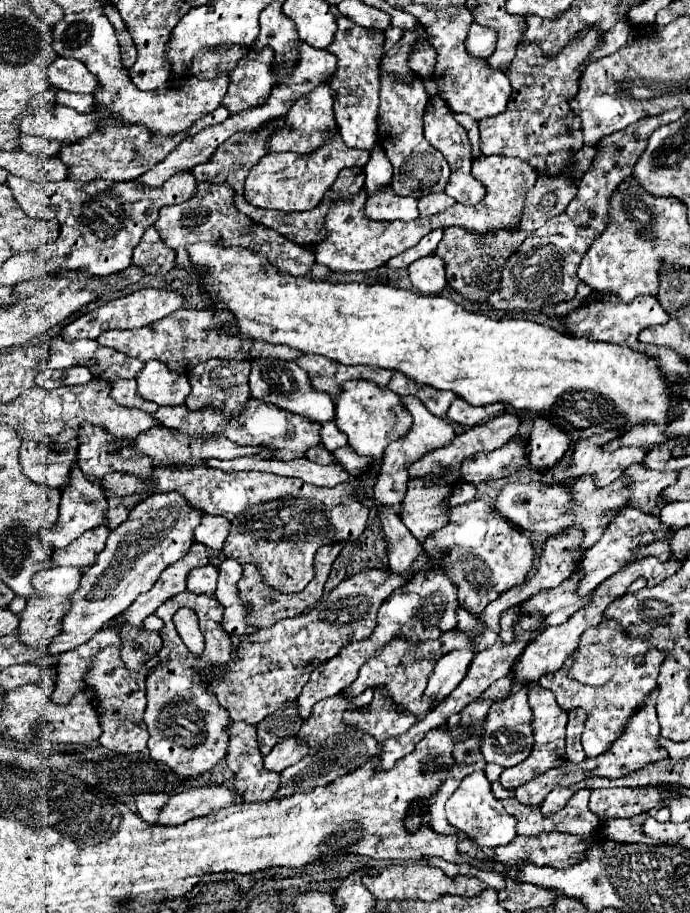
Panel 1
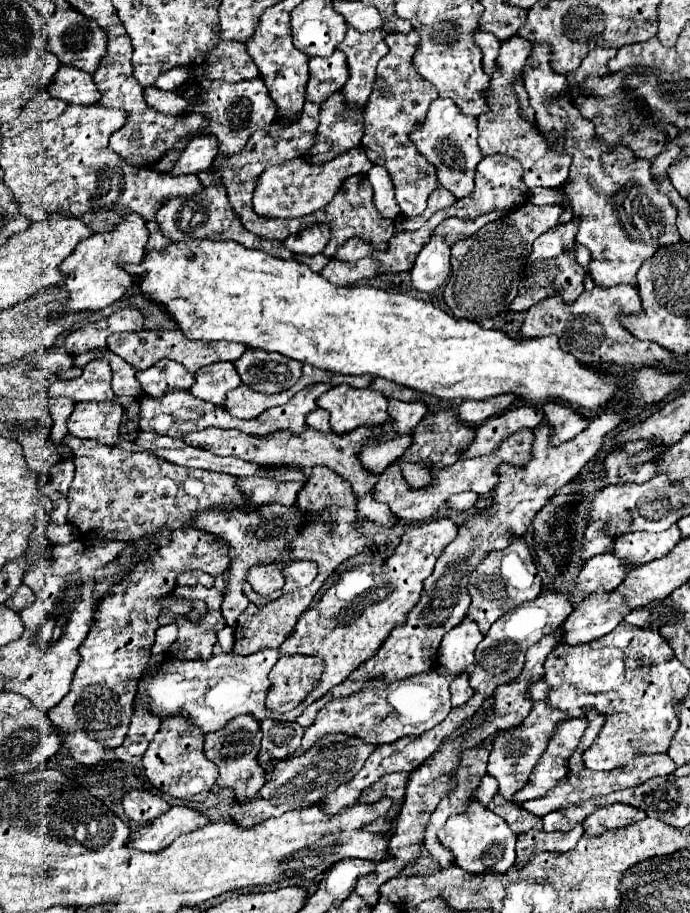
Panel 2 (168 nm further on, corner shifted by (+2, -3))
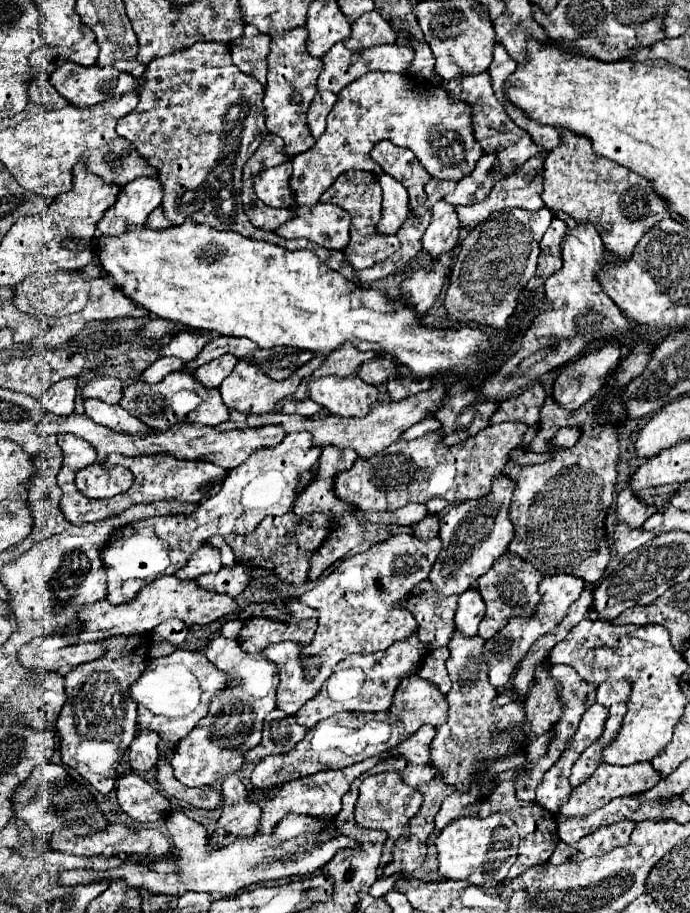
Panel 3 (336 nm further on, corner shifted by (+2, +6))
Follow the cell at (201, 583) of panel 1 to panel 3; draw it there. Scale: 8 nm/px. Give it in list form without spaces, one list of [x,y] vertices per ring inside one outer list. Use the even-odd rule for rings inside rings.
[[[200,547],[198,551],[192,553],[192,559],[188,559],[186,567],[182,567],[176,577],[178,579],[196,579],[204,573],[216,573],[220,571],[222,563],[220,563],[220,551],[216,547]]]

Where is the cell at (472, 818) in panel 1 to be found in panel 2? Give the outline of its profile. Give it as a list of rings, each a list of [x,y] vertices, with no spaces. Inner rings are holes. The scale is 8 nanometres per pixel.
[[[470,798],[466,810],[462,814],[454,814],[448,818],[444,828],[438,834],[440,842],[452,850],[452,858],[456,866],[464,868],[472,874],[482,872],[506,872],[516,862],[516,834],[510,830],[504,818],[496,816],[476,798]]]

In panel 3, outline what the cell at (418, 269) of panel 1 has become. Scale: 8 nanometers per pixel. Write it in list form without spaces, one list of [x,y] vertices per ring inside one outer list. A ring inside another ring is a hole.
[[[444,201],[432,207],[432,221],[422,237],[422,247],[430,257],[438,257],[456,247],[460,237],[460,219],[456,209]]]

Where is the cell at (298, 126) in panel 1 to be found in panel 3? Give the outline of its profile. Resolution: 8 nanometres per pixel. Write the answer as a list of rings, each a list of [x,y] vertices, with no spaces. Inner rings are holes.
[[[370,71],[352,81],[338,93],[338,101],[328,115],[326,131],[312,149],[296,155],[292,161],[294,173],[290,189],[294,193],[294,205],[290,211],[294,217],[278,227],[274,233],[284,239],[308,239],[328,249],[344,249],[350,241],[350,215],[338,205],[320,201],[320,195],[336,181],[336,175],[348,169],[372,171],[380,175],[380,165],[370,159],[370,151],[378,141],[392,141],[398,147],[410,149],[422,167],[436,179],[460,181],[470,175],[484,155],[482,147],[474,141],[468,119],[466,103],[448,103],[448,95],[440,87],[410,87],[413,81],[403,73]]]

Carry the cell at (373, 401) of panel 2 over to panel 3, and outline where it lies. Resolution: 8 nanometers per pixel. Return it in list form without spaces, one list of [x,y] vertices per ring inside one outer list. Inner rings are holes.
[[[358,375],[320,377],[308,383],[308,397],[332,415],[364,417],[372,403],[378,401],[378,389],[364,383]]]

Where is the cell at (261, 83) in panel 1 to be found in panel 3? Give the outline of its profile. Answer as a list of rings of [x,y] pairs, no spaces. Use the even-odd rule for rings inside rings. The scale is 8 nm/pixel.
[[[198,42],[172,55],[154,59],[142,75],[142,85],[138,87],[138,107],[118,121],[116,133],[128,139],[136,147],[136,151],[140,151],[140,155],[144,155],[148,163],[158,169],[158,179],[164,185],[162,207],[164,215],[172,221],[172,225],[184,221],[206,223],[218,231],[238,231],[244,237],[268,241],[290,251],[308,249],[312,245],[308,239],[286,241],[270,231],[256,229],[242,209],[242,169],[266,137],[268,129],[264,127],[262,107],[264,87],[256,81],[256,77],[242,73],[236,65],[224,63],[226,59],[230,59],[230,50],[227,46],[230,45],[222,42]]]

